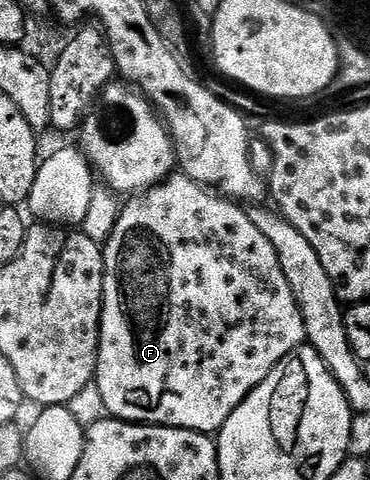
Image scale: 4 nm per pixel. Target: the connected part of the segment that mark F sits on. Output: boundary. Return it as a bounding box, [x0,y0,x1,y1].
[97,175,307,435]

